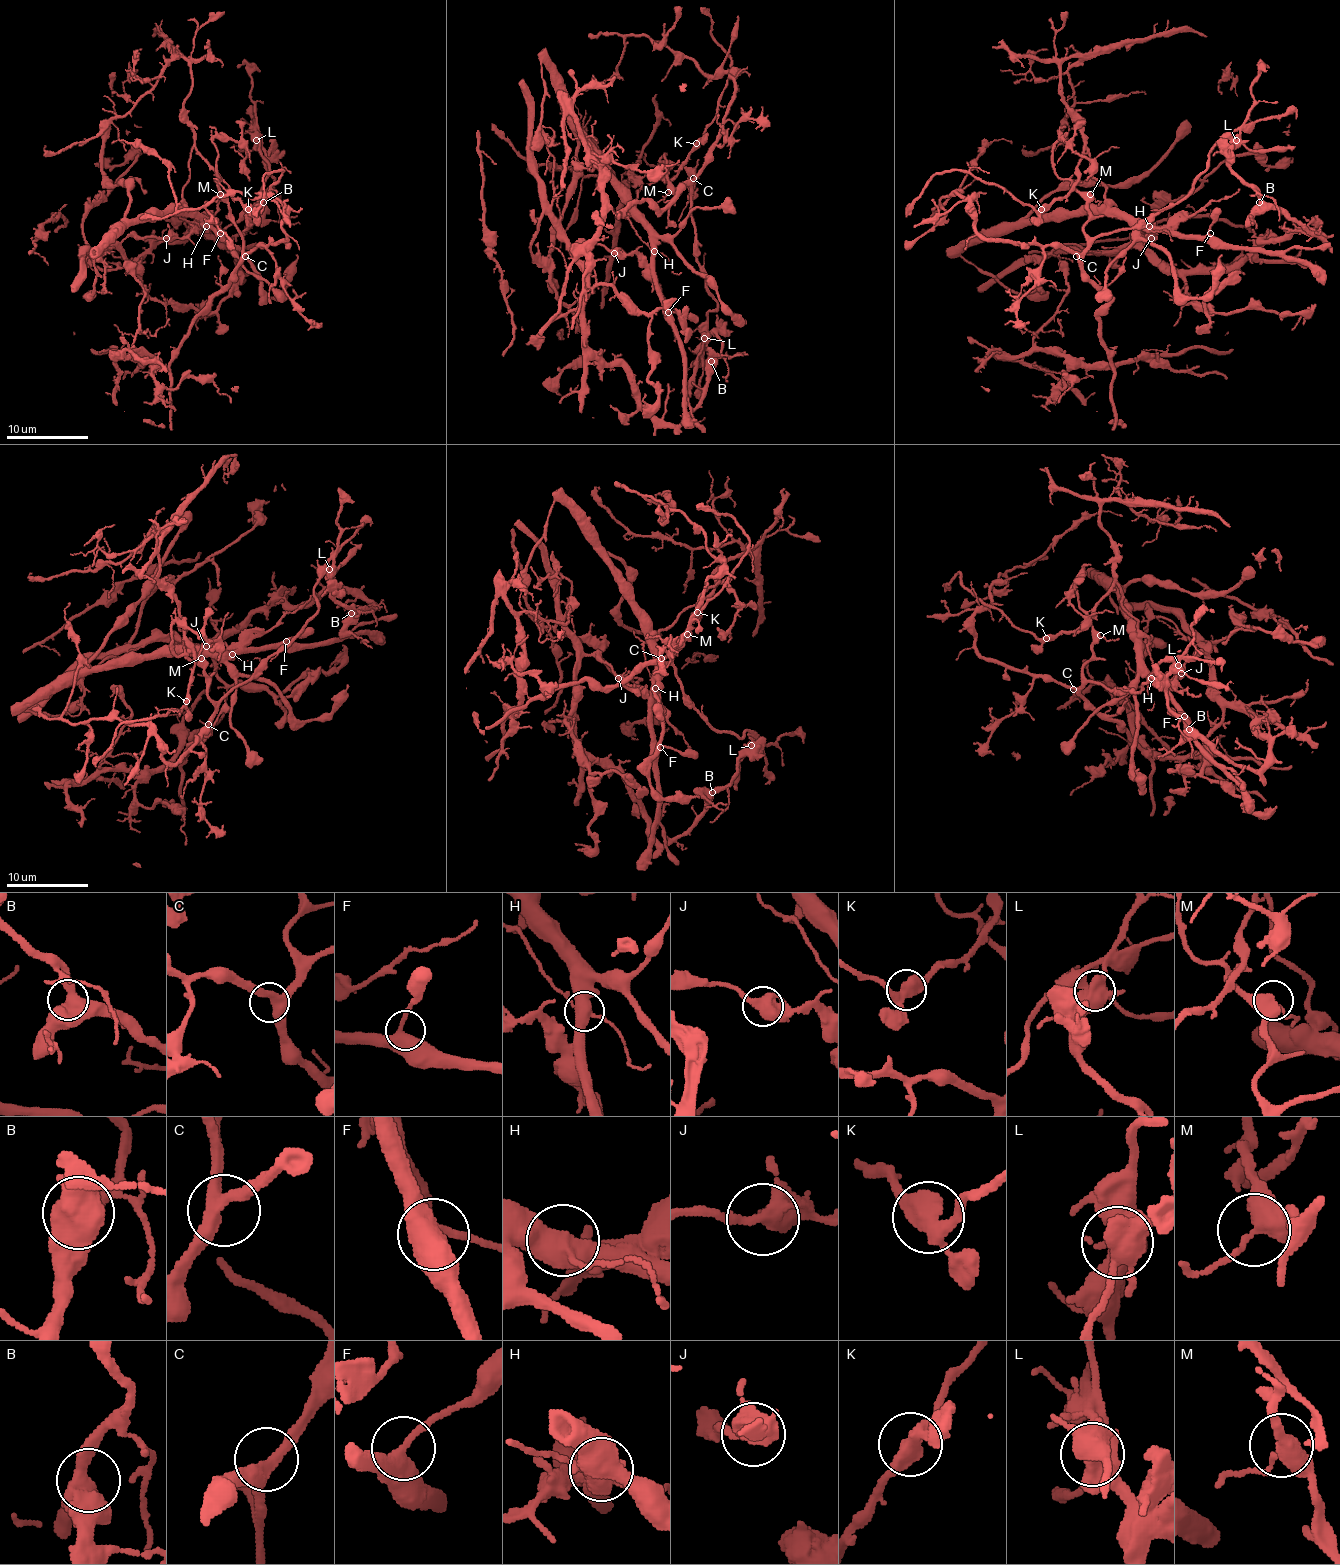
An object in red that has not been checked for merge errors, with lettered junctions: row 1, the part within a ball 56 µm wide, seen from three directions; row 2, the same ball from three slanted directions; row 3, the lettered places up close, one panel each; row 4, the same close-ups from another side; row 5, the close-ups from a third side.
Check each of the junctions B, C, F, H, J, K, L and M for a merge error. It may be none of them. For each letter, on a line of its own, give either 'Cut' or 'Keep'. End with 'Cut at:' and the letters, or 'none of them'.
B: Keep
C: Keep
F: Keep
H: Cut
J: Cut
K: Keep
L: Cut
M: Keep
Cut at: H, J, L

